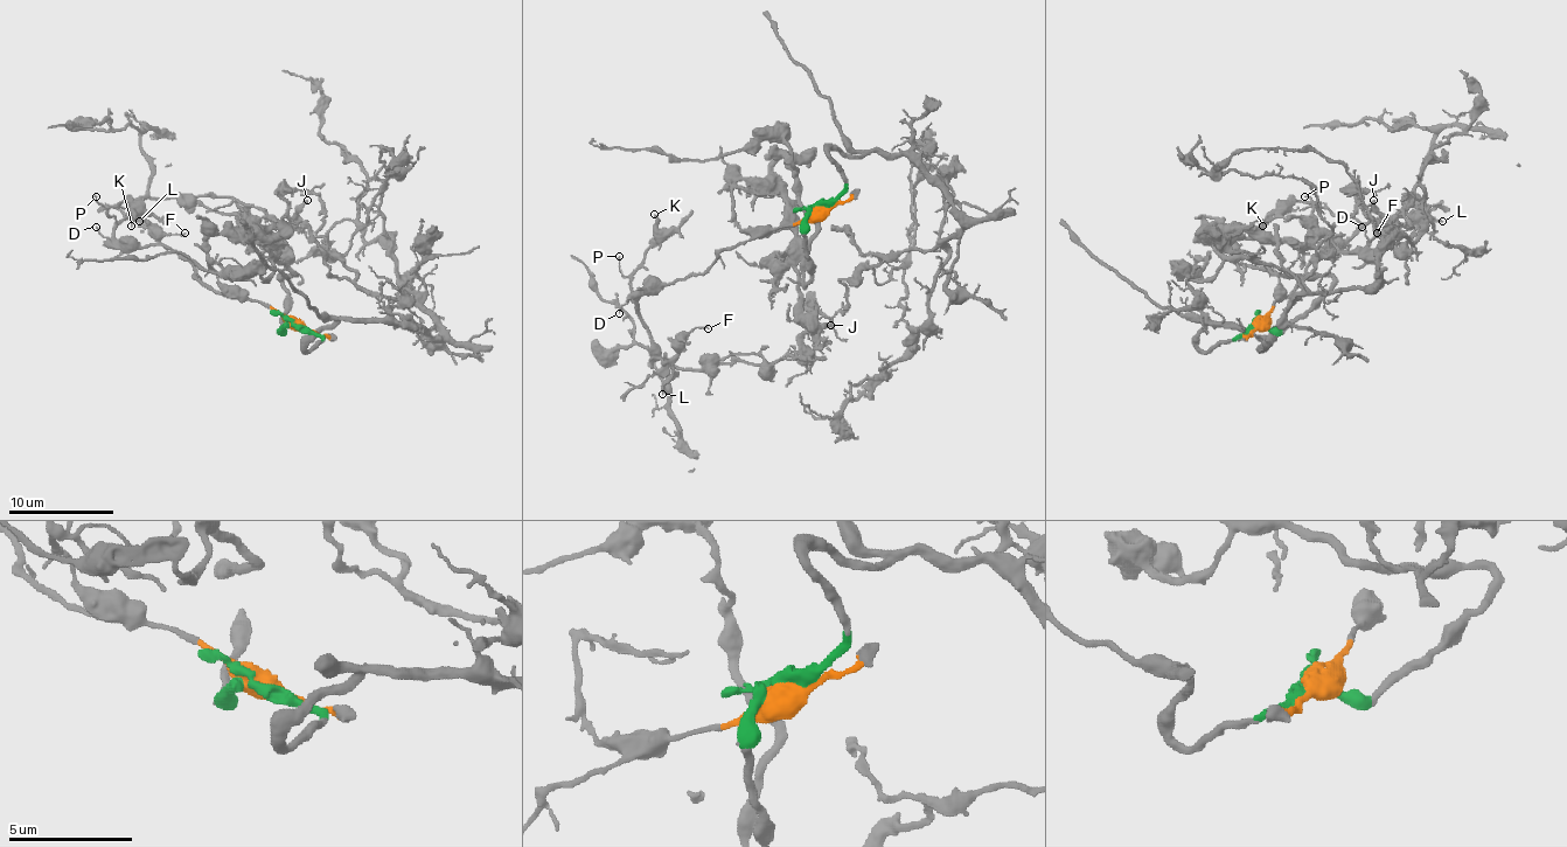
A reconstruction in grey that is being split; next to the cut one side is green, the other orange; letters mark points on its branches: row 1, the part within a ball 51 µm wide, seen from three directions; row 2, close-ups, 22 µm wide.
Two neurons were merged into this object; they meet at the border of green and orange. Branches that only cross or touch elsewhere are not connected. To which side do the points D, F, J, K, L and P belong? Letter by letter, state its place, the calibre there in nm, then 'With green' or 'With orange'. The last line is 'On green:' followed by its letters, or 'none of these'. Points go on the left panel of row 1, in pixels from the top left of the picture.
D: Place: (96, 227). Thickness 110 nm. With orange
F: Place: (185, 233). Thickness 130 nm. With orange
J: Place: (307, 200). Thickness 280 nm. With orange
K: Place: (131, 226). Thickness 120 nm. With orange
L: Place: (139, 221). Thickness 130 nm. With orange
P: Place: (96, 196). Thickness 120 nm. With orange
On green: none of these

